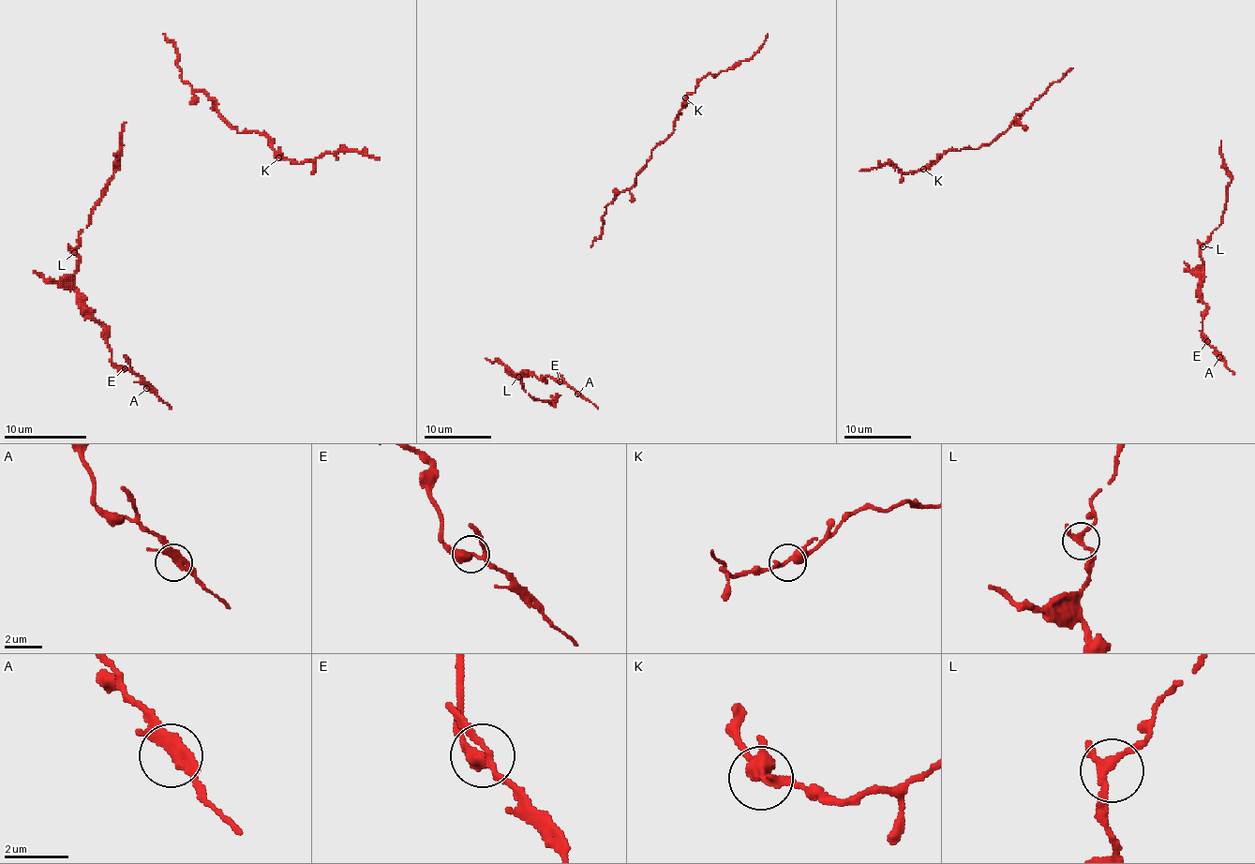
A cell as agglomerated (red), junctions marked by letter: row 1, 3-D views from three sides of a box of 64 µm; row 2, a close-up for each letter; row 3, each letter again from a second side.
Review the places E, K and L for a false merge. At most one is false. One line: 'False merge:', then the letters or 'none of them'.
False merge: E

